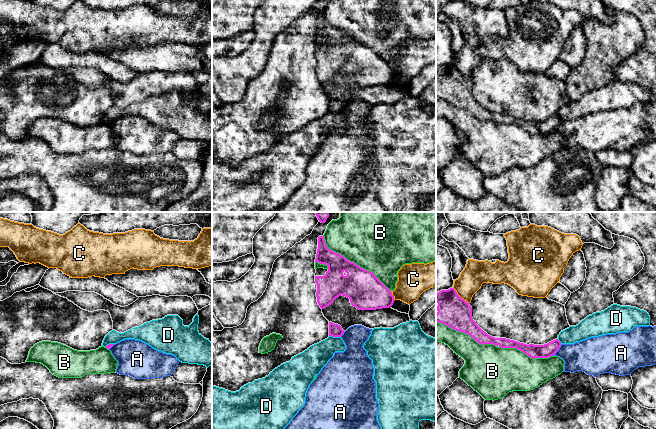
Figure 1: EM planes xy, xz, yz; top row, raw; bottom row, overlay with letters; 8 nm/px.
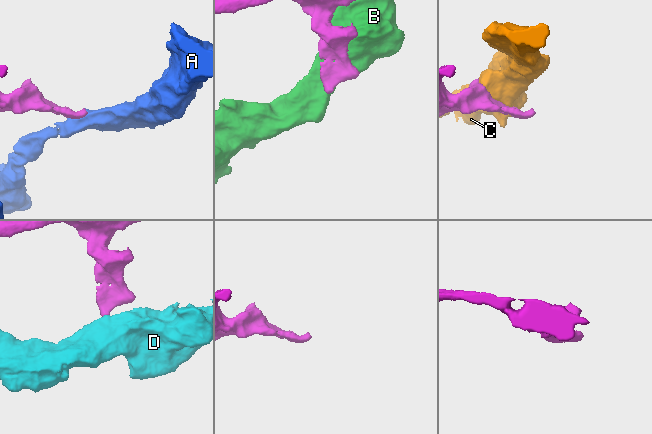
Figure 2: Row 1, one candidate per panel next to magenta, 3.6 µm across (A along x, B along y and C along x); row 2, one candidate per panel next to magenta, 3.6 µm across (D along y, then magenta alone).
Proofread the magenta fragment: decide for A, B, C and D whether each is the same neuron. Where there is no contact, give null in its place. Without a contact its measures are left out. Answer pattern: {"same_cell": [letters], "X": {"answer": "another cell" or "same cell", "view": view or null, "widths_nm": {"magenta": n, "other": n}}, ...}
{"same_cell": [], "A": {"answer": "another cell", "view": "yz", "widths_nm": {"magenta": 110, "other": 260}}, "B": {"answer": "another cell", "view": "xz", "widths_nm": {"magenta": 280, "other": 400}}, "C": {"answer": "another cell", "view": "yz", "widths_nm": {"magenta": 260, "other": 200}}, "D": {"answer": "another cell", "view": "xz", "widths_nm": {"magenta": 110, "other": 190}}}

